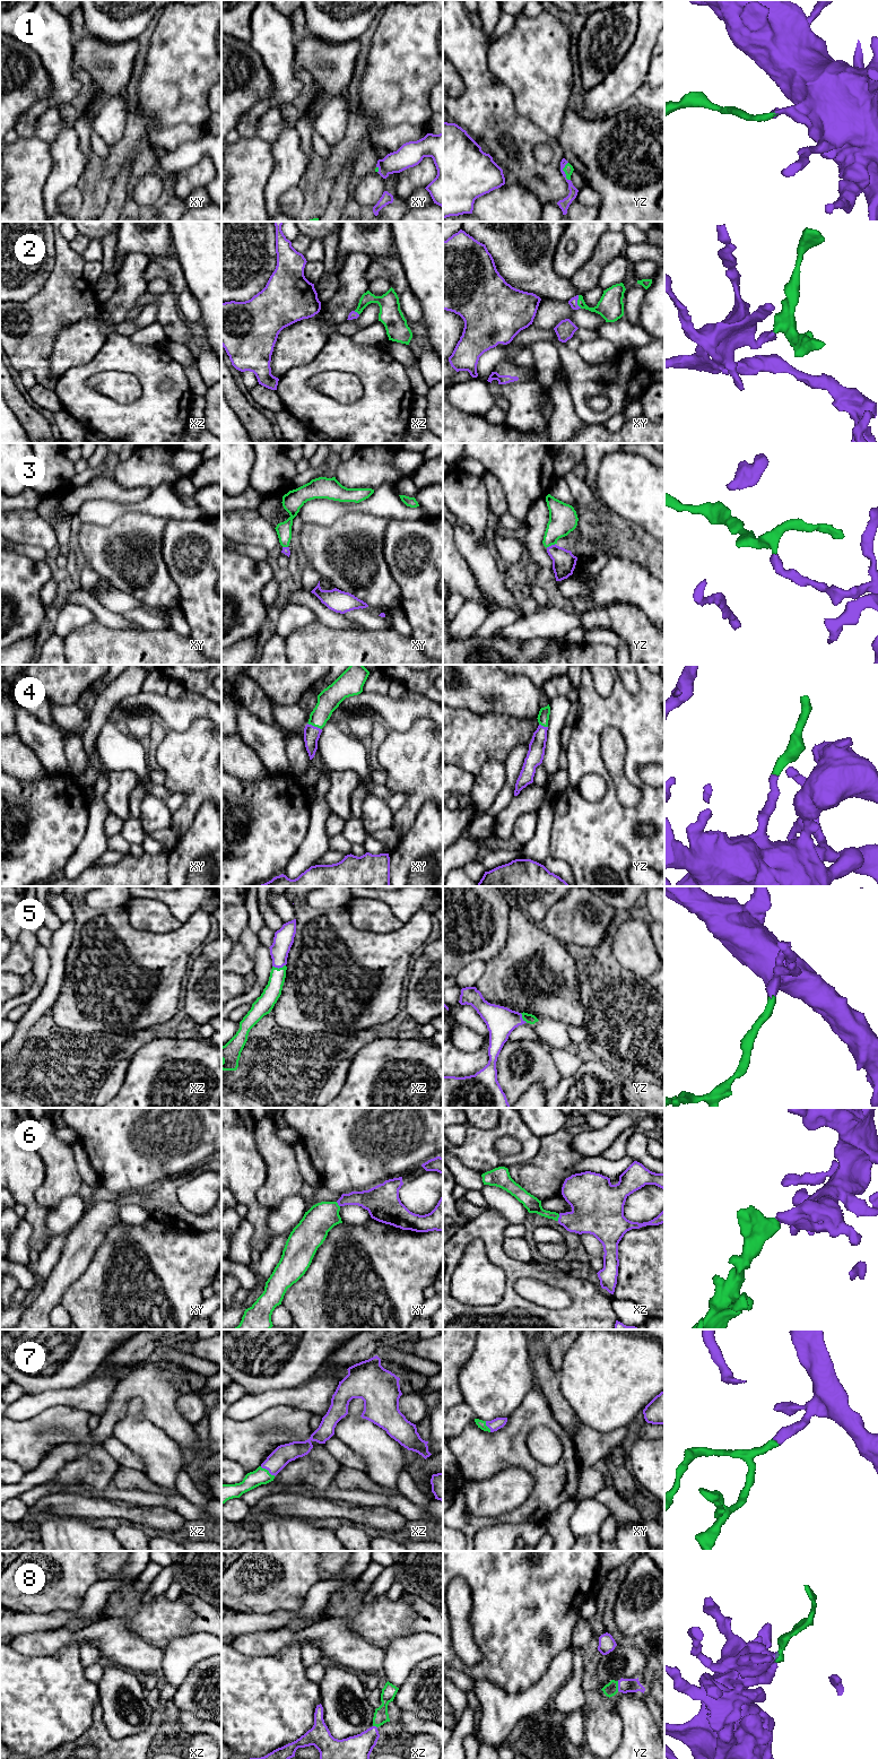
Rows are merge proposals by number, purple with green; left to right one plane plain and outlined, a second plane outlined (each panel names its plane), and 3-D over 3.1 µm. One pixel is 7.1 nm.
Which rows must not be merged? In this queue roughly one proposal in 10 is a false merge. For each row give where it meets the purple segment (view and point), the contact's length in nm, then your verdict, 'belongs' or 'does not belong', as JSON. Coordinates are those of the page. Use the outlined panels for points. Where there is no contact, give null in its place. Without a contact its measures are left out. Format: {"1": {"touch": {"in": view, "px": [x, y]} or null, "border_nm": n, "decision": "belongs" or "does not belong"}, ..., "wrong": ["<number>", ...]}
{"1": {"touch": {"in": "yz", "px": [564, 172]}, "border_nm": 140, "decision": "belongs"}, "2": {"touch": {"in": "xy", "px": [576, 302]}, "border_nm": 100, "decision": "belongs"}, "3": {"touch": {"in": "yz", "px": [551, 545]}, "border_nm": 80, "decision": "belongs"}, "4": {"touch": {"in": "xy", "px": [313, 726]}, "border_nm": 120, "decision": "belongs"}, "5": {"touch": {"in": "xz", "px": [278, 968]}, "border_nm": 100, "decision": "belongs"}, "6": {"touch": {"in": "xz", "px": [558, 1218]}, "border_nm": 50, "decision": "belongs"}, "7": {"touch": {"in": "xz", "px": [268, 1470]}, "border_nm": 130, "decision": "belongs"}, "8": {"touch": {"in": "yz", "px": [618, 1686]}, "border_nm": 70, "decision": "belongs"}, "wrong": []}

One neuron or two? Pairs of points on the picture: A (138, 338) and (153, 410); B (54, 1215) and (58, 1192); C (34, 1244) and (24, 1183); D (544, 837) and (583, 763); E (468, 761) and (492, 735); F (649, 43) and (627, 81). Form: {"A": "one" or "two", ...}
{"A": "two", "B": "two", "C": "one", "D": "two", "E": "one", "F": "one"}

